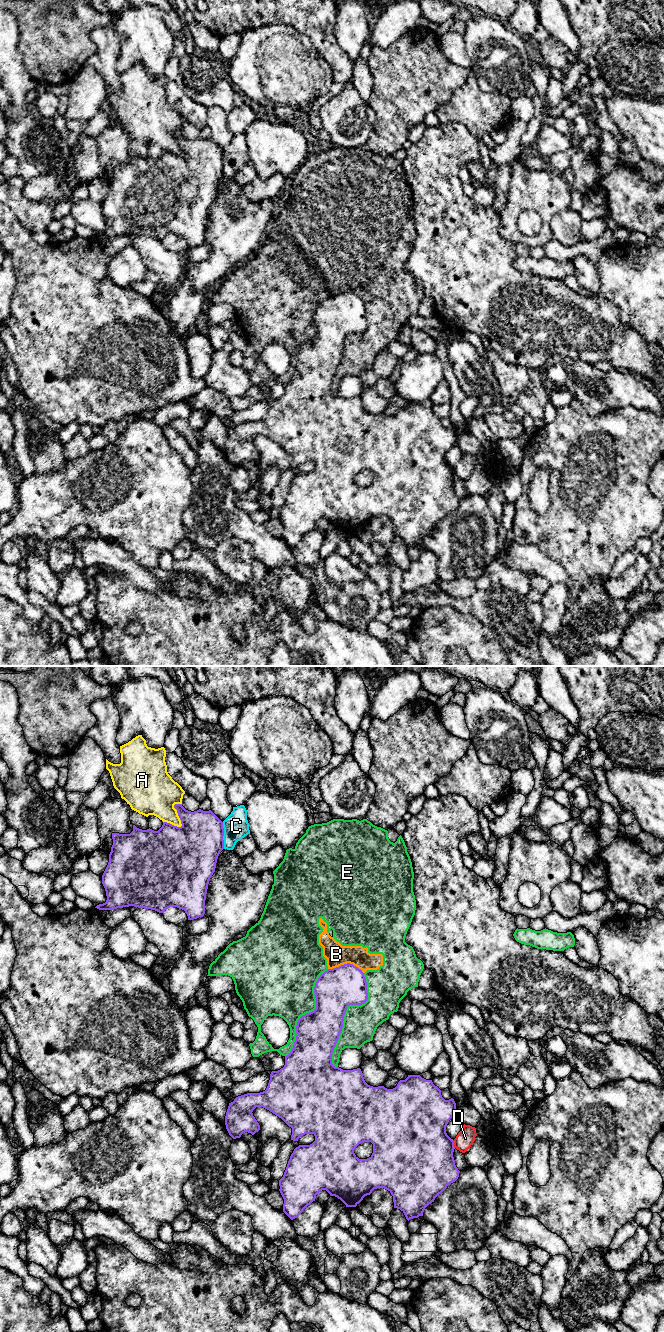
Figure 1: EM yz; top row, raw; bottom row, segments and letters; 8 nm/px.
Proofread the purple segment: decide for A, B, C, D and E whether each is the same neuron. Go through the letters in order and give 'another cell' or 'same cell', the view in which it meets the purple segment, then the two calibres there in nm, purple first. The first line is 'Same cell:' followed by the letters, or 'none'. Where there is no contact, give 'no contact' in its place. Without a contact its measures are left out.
Same cell: none
A: another cell | yz | 420/260 nm
B: another cell | yz | 320/170 nm
C: another cell | yz | 400/200 nm
D: another cell | yz | 480/140 nm
E: another cell | yz | 340/280 nm

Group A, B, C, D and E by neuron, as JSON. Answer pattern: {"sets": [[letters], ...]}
{"sets": [["A"], ["B", "E"], ["C"], ["D"]]}

